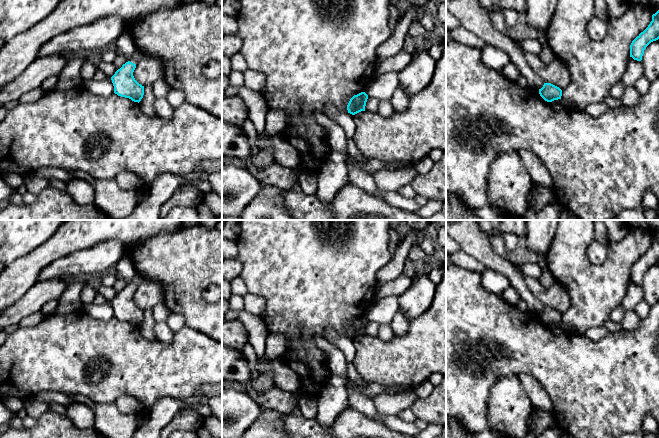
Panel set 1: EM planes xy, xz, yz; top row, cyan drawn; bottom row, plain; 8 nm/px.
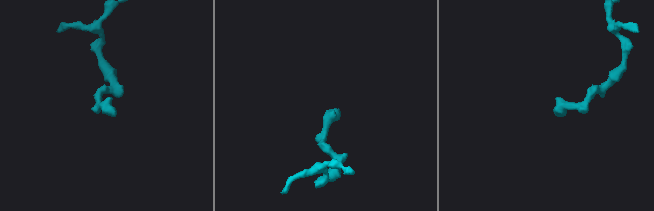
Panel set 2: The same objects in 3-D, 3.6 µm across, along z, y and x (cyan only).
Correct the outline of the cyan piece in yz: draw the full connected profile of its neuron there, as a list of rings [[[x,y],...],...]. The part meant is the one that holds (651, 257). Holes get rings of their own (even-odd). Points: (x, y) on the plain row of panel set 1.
[[[659,234],[652,239],[652,245],[648,251],[641,256],[630,269],[630,281],[641,285],[646,271],[653,265],[659,263]]]

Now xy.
[[[136,272],[132,284],[123,288],[122,291],[115,296],[111,301],[115,318],[129,322],[134,326],[139,327],[141,325],[144,319],[144,310],[135,304],[133,296],[137,287],[142,282],[148,280],[149,279],[147,277]]]

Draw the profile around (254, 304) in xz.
[[[247,293],[244,297],[244,309],[256,316],[260,316],[265,307],[265,299],[262,296]]]

